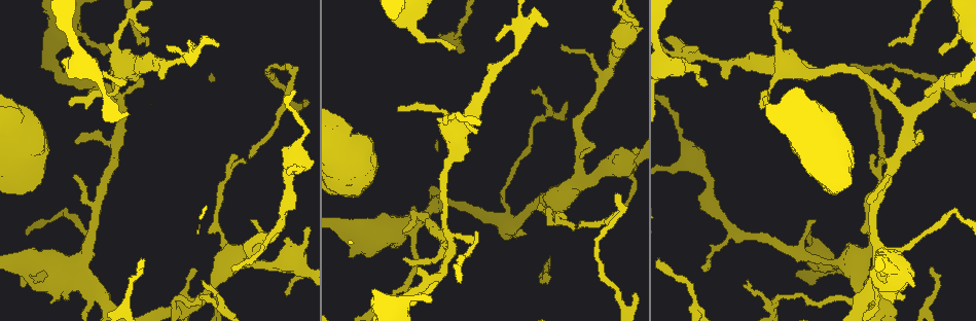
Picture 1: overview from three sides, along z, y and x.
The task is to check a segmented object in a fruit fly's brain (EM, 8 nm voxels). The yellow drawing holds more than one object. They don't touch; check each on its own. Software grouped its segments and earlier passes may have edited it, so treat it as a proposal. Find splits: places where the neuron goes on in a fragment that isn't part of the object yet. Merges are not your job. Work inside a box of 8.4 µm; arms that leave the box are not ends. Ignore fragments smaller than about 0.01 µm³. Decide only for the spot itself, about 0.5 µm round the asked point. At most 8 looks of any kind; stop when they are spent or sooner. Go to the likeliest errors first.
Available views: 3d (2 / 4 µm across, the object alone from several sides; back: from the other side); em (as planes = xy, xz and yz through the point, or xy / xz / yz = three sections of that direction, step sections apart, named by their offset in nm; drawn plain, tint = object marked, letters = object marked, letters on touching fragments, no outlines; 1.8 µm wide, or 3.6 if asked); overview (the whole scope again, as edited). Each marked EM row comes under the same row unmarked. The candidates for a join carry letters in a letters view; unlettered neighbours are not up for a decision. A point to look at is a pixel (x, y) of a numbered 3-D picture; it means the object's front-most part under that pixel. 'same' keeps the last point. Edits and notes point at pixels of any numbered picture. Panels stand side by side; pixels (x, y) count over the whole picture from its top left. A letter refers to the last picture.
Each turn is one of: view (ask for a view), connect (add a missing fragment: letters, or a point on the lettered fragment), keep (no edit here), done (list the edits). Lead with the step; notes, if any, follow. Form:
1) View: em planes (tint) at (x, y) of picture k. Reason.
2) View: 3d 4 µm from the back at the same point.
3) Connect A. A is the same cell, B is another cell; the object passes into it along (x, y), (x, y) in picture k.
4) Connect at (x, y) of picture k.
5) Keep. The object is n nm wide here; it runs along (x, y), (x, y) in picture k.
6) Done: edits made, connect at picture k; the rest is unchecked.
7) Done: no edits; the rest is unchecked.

View: 3d 4 µm at (523, 233) of picture 1. Branch stops here.

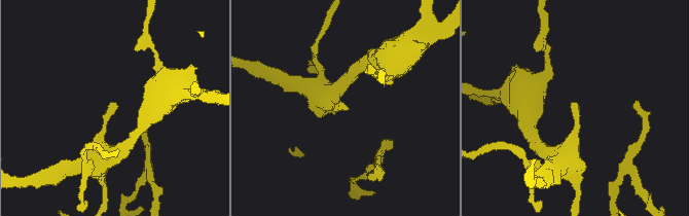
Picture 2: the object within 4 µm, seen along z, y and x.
View: em xy step 4 (tint) at (346, 107) of picture 2.

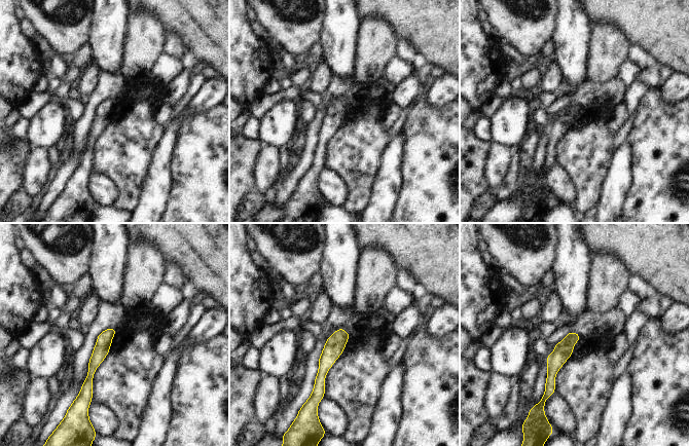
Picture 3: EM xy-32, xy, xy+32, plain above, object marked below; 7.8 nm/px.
View: em planes (letters) at the same point.

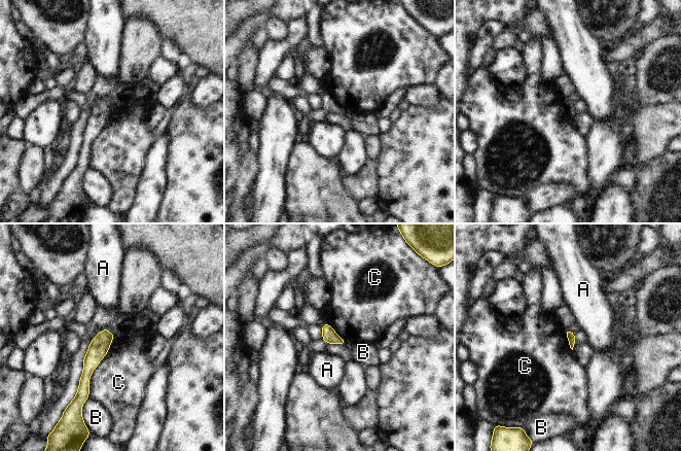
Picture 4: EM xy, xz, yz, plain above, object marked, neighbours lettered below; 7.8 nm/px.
Keep. A, B and C are other cells; it runs along (105, 332), (84, 378), (85, 395) in picture 4; no lettered fragment goes on from it.

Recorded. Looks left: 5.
View: 3d 2 µm from the back at (548, 24) of picture 1. Branch stops here.

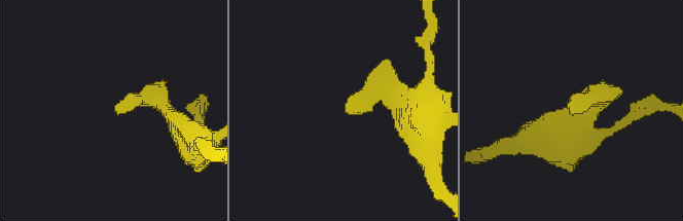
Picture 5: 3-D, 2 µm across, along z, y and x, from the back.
View: em planes (tint) at (118, 106) of picture 5. Now the EM.

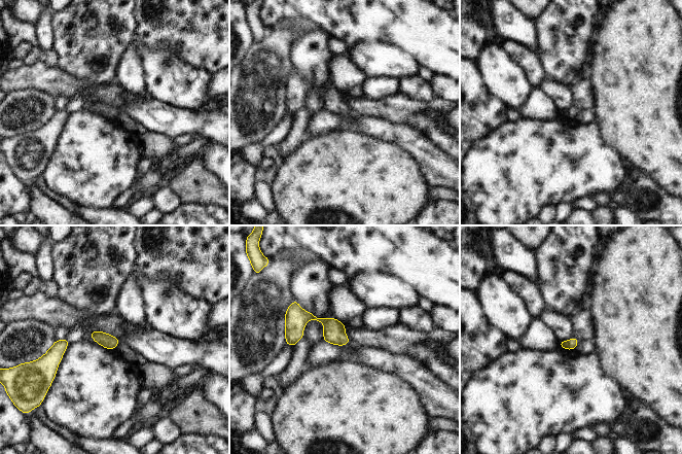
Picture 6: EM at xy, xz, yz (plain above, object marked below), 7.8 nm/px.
View: em planes (letters) at the same point. What lies round it.

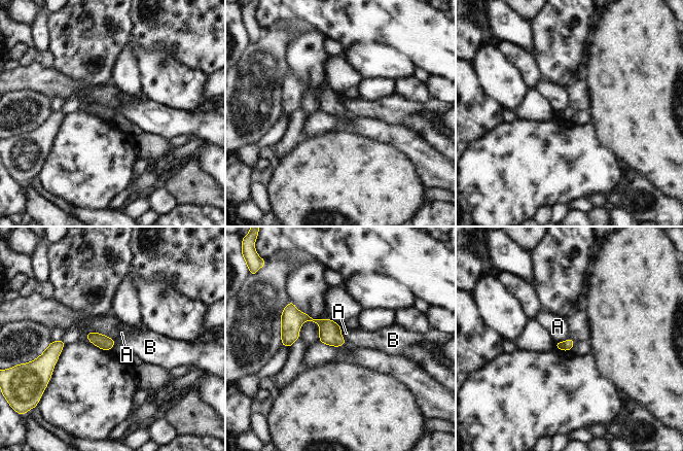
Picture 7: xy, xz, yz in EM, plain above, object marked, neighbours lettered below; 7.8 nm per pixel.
Keep. A and B are other cells; a border runs along (340, 326), (340, 335), (347, 341) in picture 7; no lettered fragment goes on from it.

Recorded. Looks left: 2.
View: em xz step 8 (tint) at (883, 156) of picture 1. Tapers out.

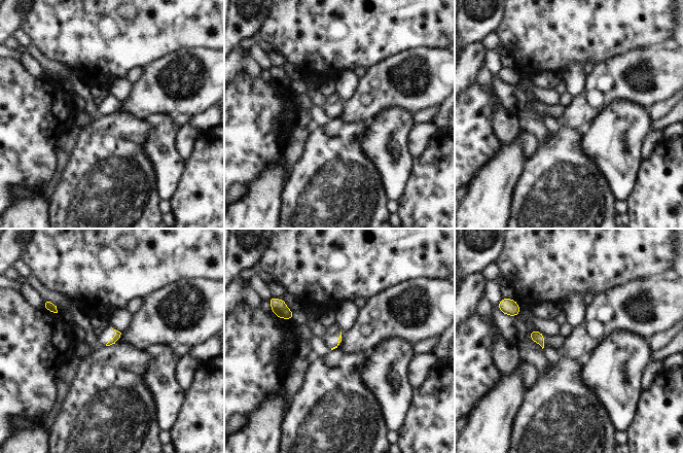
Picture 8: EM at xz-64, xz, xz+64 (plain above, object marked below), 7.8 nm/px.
View: em xz step 8 (letters) at the same point. See the neighbours.

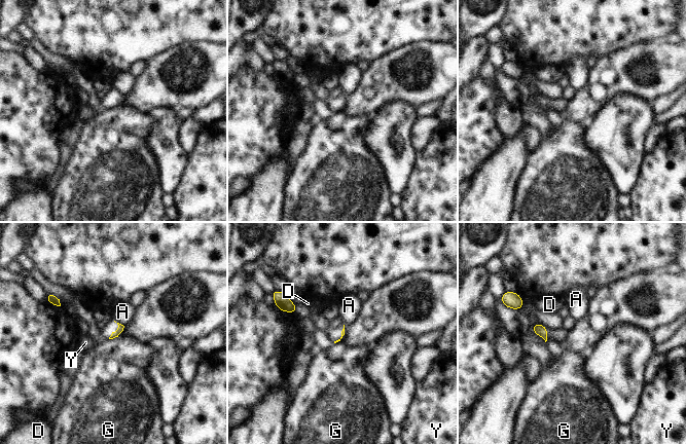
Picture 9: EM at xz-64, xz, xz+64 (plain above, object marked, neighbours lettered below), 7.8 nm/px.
Keep. A, D, G and Y are other cells; a border runs along (120, 334), (109, 339) in picture 9; none of them fits.

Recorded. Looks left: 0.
Done: no edits; the rest is unchecked.

